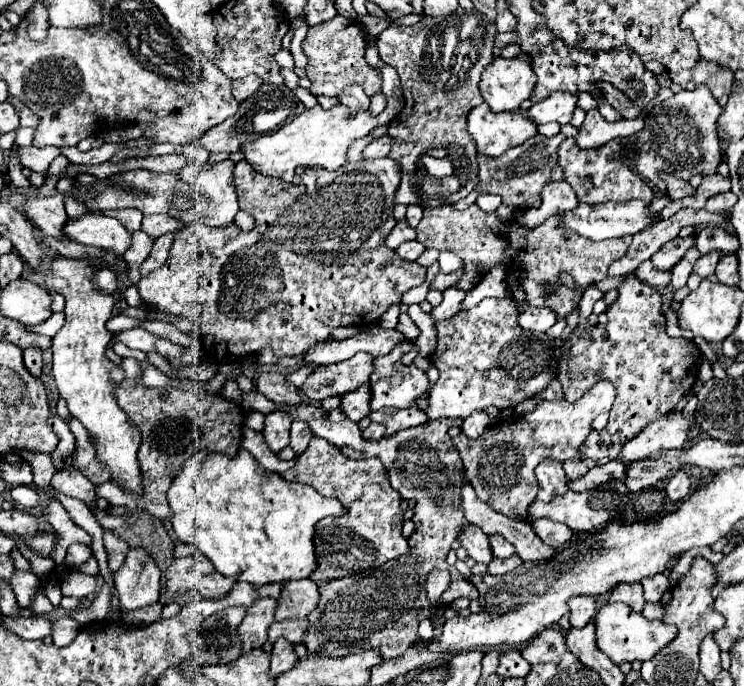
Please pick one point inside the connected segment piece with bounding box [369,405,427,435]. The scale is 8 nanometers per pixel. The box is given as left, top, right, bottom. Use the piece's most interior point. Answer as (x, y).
(394, 420)

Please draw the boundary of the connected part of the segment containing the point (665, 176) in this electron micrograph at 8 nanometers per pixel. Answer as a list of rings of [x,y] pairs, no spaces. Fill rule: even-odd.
[[[661,173],[661,179],[667,183],[667,195],[669,195],[673,201],[675,201],[675,199],[683,199],[685,195],[689,195],[689,193],[695,191],[689,181],[677,179],[677,177],[669,175],[669,173]]]

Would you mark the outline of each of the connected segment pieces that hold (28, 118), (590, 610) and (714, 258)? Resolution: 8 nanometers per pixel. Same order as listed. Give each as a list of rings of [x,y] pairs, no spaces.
[[[9,97],[7,101],[11,101],[13,105],[15,105],[15,109],[19,111],[19,119],[21,119],[21,127],[35,127],[37,125],[37,121],[39,121],[39,117],[33,113],[33,111],[29,111],[27,109],[27,105],[23,105],[19,99],[13,99],[13,97]]]
[[[573,597],[567,607],[571,627],[581,629],[595,617],[595,597]]]
[[[711,251],[711,253],[703,255],[703,257],[701,257],[701,259],[695,263],[693,273],[701,275],[703,279],[705,279],[705,277],[709,277],[709,275],[715,271],[715,265],[717,265],[719,257],[721,257],[721,253],[719,253],[719,251]]]

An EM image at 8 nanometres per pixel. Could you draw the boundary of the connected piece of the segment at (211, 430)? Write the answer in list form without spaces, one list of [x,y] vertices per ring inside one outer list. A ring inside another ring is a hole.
[[[141,365],[141,373],[135,379],[125,379],[123,385],[115,391],[117,395],[117,405],[125,411],[127,419],[139,427],[141,431],[141,447],[137,453],[139,469],[141,469],[141,485],[143,485],[143,495],[127,494],[123,491],[114,491],[114,484],[111,481],[96,486],[97,498],[105,498],[111,505],[126,506],[131,511],[145,511],[157,519],[171,519],[171,509],[167,505],[167,491],[175,479],[175,473],[183,467],[183,463],[193,457],[197,451],[207,451],[211,447],[211,453],[225,453],[235,457],[241,445],[241,431],[243,431],[243,421],[245,415],[239,409],[239,403],[227,401],[221,395],[209,395],[205,391],[185,391],[177,387],[145,387],[141,385],[145,365]]]

